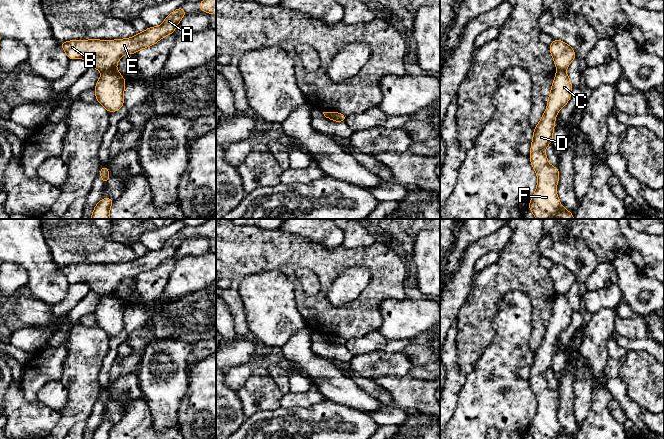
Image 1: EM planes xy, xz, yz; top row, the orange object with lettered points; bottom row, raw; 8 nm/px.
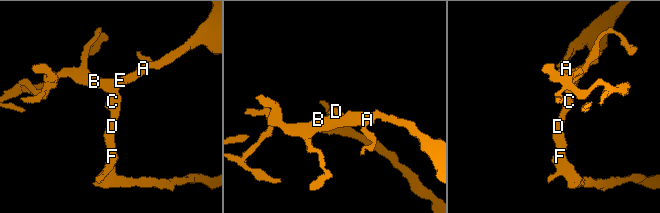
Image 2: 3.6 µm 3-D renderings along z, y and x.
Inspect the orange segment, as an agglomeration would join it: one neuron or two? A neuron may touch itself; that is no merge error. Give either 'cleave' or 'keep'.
cleave

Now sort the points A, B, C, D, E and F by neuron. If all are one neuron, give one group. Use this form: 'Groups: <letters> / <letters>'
Groups: A B E / C D F

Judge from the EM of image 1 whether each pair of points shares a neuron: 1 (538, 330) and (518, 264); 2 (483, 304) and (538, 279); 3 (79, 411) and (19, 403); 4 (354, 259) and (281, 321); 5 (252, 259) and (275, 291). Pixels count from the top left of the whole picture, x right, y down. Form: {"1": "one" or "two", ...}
{"1": "one", "2": "one", "3": "two", "4": "two", "5": "two"}

